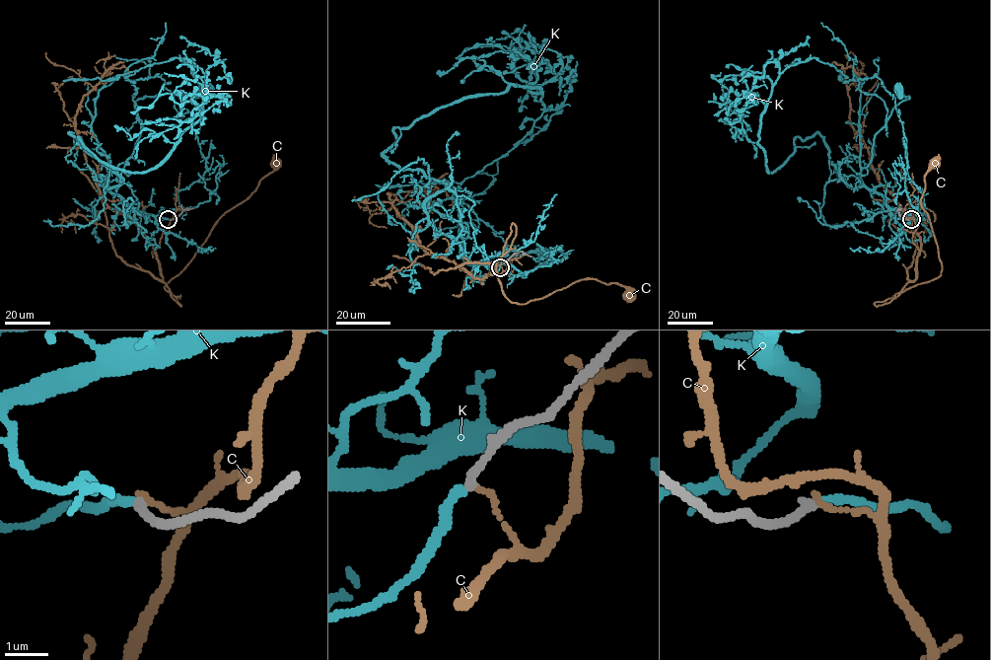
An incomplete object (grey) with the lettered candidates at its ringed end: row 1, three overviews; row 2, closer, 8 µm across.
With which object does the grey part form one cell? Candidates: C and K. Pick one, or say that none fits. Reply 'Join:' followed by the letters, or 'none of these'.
Join: K

